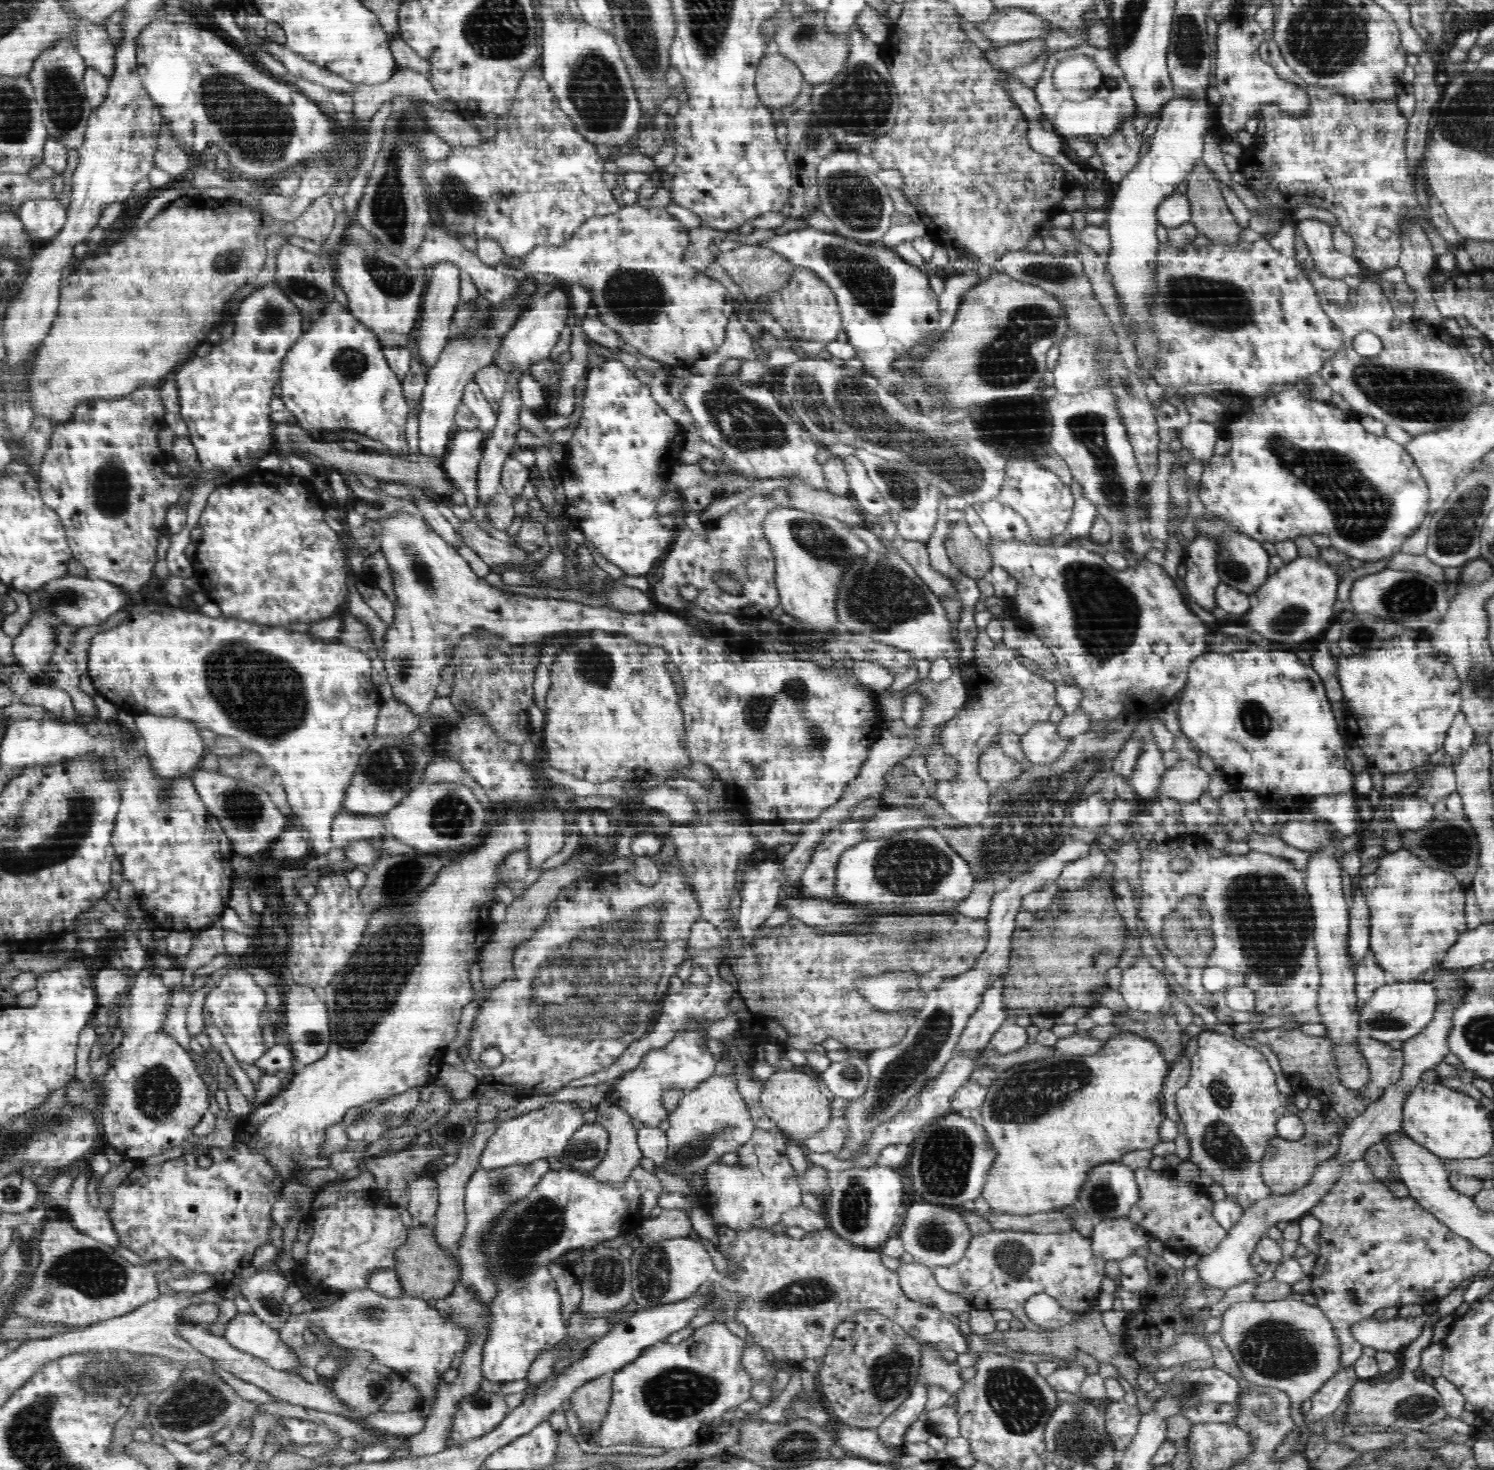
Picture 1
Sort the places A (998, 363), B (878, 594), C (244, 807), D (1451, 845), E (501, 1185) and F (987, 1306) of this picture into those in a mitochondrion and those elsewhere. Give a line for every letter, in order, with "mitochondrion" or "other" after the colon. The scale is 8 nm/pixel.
A: mitochondrion
B: mitochondrion
C: mitochondrion
D: mitochondrion
E: mitochondrion
F: other

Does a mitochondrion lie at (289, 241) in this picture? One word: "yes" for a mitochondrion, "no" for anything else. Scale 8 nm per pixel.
no

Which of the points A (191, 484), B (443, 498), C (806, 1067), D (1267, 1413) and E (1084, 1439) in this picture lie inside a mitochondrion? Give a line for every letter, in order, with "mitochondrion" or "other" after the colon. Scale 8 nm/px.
A: other
B: other
C: other
D: mitochondrion
E: mitochondrion

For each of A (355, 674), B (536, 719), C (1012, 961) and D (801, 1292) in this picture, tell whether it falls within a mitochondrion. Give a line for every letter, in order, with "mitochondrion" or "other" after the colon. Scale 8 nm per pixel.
A: other
B: other
C: other
D: mitochondrion

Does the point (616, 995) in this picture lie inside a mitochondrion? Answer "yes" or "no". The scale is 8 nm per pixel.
yes

